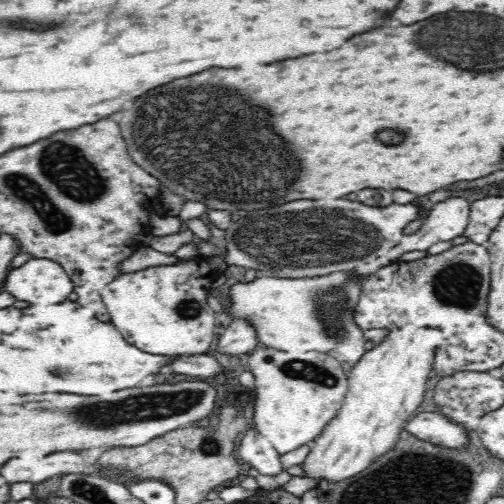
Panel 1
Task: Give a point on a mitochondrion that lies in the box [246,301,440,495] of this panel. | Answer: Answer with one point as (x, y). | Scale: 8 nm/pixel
(296, 368)

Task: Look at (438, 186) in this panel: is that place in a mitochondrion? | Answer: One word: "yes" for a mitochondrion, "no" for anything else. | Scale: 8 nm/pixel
no

